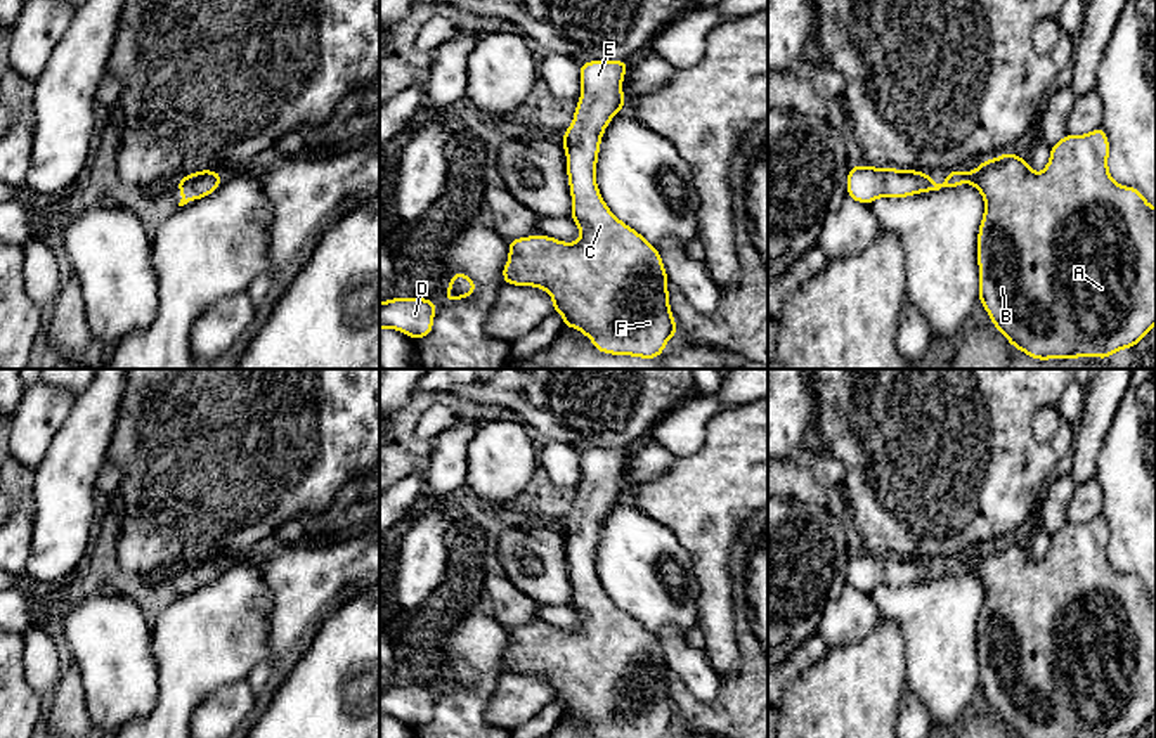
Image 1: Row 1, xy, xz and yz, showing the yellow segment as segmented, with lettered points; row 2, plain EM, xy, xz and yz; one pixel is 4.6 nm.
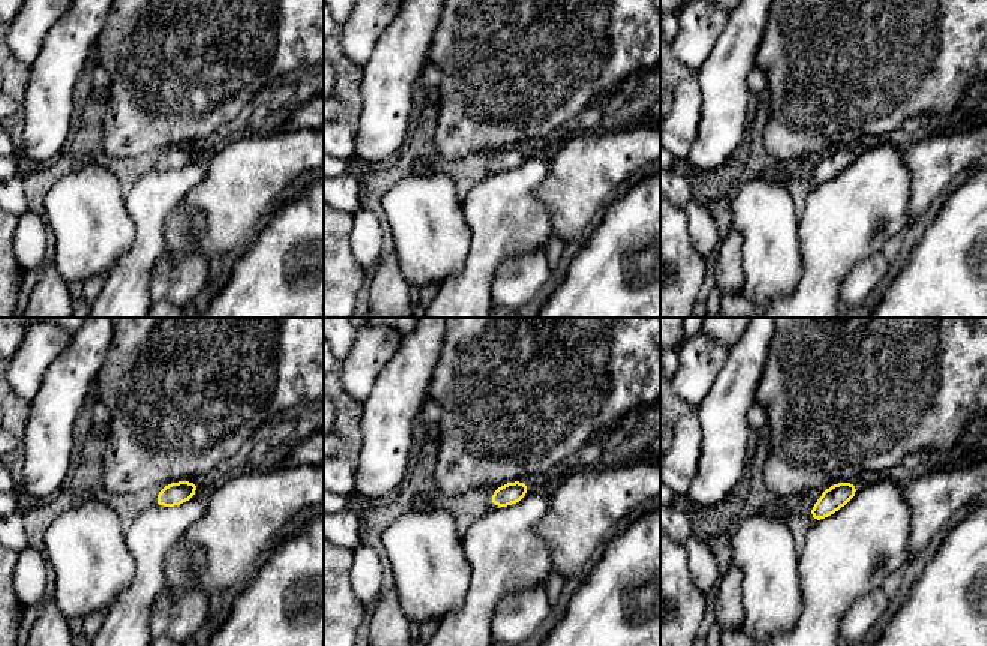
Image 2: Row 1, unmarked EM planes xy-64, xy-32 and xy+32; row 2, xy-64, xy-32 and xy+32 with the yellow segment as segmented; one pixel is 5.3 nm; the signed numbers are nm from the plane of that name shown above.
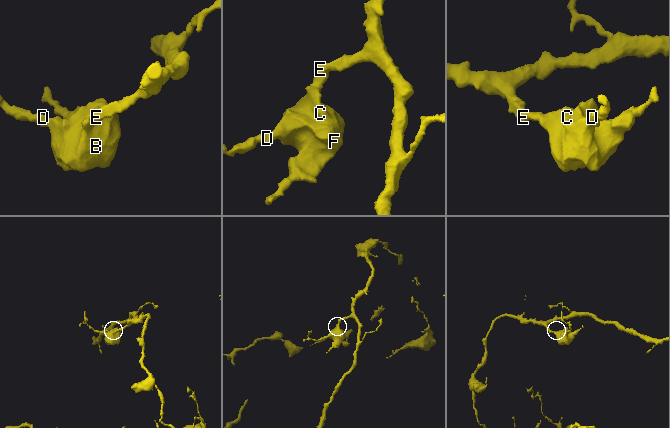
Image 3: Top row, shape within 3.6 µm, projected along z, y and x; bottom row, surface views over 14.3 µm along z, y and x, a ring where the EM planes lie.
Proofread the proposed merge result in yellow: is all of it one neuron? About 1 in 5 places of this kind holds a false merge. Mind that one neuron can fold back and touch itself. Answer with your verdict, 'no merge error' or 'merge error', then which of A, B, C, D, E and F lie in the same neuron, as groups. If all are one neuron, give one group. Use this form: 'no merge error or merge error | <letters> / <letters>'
no merge error | A B C D E F

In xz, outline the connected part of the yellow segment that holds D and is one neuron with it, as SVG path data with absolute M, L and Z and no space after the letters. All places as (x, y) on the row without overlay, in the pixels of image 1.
M390 686L380 691L380 719L390 715L412 728L425 726L433 717L435 698L428 686Z

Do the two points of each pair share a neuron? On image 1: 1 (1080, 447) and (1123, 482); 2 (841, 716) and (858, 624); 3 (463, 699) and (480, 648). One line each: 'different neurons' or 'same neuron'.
1: different neurons
2: different neurons
3: same neuron

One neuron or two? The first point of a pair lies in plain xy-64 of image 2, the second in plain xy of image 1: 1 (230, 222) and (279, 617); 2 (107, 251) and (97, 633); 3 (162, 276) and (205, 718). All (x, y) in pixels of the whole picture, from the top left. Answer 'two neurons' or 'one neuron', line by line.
1: one neuron
2: one neuron
3: one neuron

